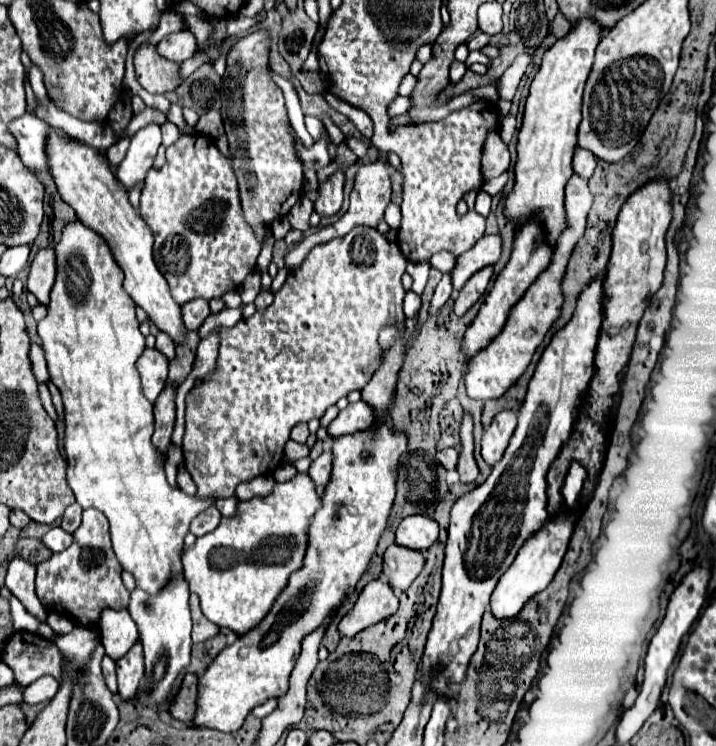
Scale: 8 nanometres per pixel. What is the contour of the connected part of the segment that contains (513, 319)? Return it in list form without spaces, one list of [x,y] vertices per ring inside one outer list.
[[[573,175],[565,187],[565,209],[567,209],[567,223],[569,227],[561,233],[553,259],[549,267],[537,277],[537,281],[527,289],[527,293],[521,297],[521,301],[511,309],[509,319],[503,327],[503,331],[491,341],[491,345],[483,351],[479,351],[469,365],[469,371],[465,375],[465,385],[467,393],[473,399],[499,399],[511,385],[517,383],[517,379],[525,373],[527,365],[531,363],[531,357],[551,325],[559,319],[561,315],[561,305],[563,305],[563,293],[561,293],[561,281],[563,281],[563,271],[567,269],[571,251],[575,249],[575,243],[583,237],[585,225],[587,225],[587,215],[593,203],[593,195],[587,187],[587,181],[581,179],[579,175]]]

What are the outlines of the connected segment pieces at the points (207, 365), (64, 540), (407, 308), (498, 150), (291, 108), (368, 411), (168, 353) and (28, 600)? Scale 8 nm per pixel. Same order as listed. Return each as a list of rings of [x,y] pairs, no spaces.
[[[215,327],[205,339],[201,339],[201,343],[199,343],[199,347],[197,347],[195,367],[193,367],[191,375],[183,381],[183,385],[179,385],[181,395],[187,395],[187,391],[191,389],[191,385],[195,383],[195,379],[197,379],[197,377],[205,377],[205,375],[215,367],[217,351],[219,351],[219,327]]]
[[[53,527],[51,531],[47,531],[47,533],[41,537],[43,545],[45,545],[51,553],[59,553],[59,551],[67,549],[67,547],[71,545],[71,539],[73,539],[73,535],[67,533],[67,531],[63,531],[61,527]]]
[[[412,291],[406,292],[406,295],[404,297],[403,309],[404,314],[407,318],[413,318],[416,315],[418,316],[421,305],[422,299],[420,295],[417,295]]]
[[[491,131],[491,135],[487,135],[487,143],[483,145],[483,179],[487,181],[505,173],[509,169],[509,159],[509,149],[501,141],[499,131]]]
[[[273,71],[271,72],[271,79],[283,91],[291,126],[302,140],[303,144],[306,147],[311,147],[315,142],[306,129],[304,123],[305,116],[302,112],[299,97],[295,89],[288,80],[284,79]]]
[[[355,403],[349,405],[347,409],[343,409],[337,419],[331,421],[331,425],[327,427],[327,433],[337,439],[341,435],[349,435],[349,433],[357,433],[357,431],[365,431],[367,427],[371,427],[373,423],[373,409],[365,403]]]
[[[157,333],[157,343],[155,343],[155,349],[161,351],[169,361],[175,357],[175,343],[171,341],[169,335],[165,333]]]
[[[17,557],[9,565],[5,585],[23,603],[27,613],[31,613],[39,621],[43,621],[47,617],[47,609],[39,603],[39,599],[35,595],[35,565],[29,565]]]

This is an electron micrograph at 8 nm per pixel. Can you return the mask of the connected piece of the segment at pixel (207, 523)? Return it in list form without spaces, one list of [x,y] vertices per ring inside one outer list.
[[[215,505],[207,507],[207,511],[201,511],[193,521],[191,521],[191,533],[195,537],[201,537],[201,535],[207,535],[211,533],[221,521],[221,513],[217,511]]]

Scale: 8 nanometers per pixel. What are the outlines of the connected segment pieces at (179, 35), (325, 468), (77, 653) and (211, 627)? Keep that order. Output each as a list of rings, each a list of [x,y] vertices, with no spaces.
[[[177,31],[175,35],[167,35],[157,43],[157,53],[169,61],[183,63],[195,53],[195,37],[189,31]]]
[[[325,449],[321,453],[321,457],[317,457],[311,463],[311,469],[309,469],[309,475],[315,481],[315,485],[327,485],[329,483],[331,467],[333,467],[333,453],[329,449]]]
[[[75,627],[67,635],[53,635],[53,641],[61,649],[65,659],[71,659],[71,663],[75,663],[81,669],[101,639],[95,627]]]
[[[191,593],[189,607],[191,607],[191,617],[193,617],[193,643],[201,643],[201,641],[215,637],[219,633],[219,627],[201,613],[199,597],[195,593]]]

